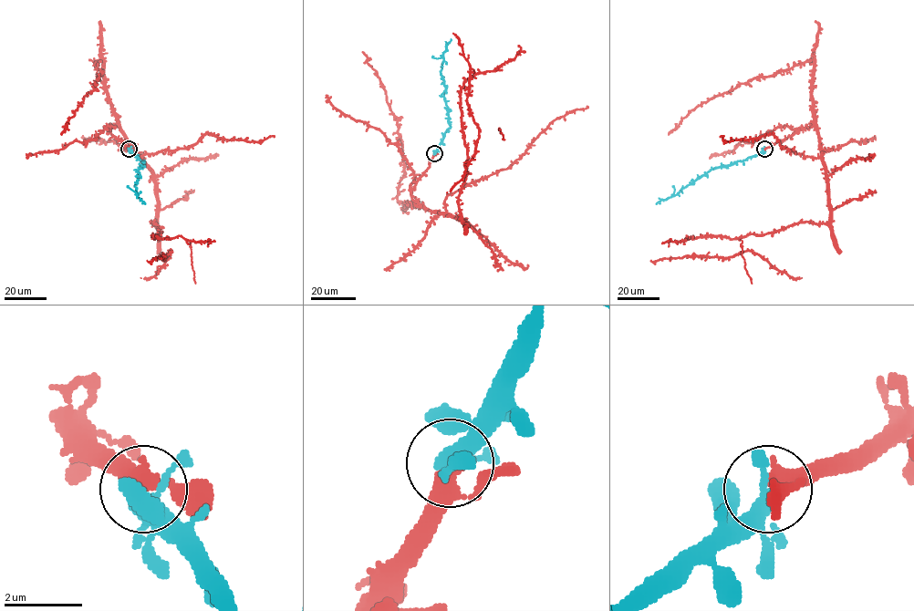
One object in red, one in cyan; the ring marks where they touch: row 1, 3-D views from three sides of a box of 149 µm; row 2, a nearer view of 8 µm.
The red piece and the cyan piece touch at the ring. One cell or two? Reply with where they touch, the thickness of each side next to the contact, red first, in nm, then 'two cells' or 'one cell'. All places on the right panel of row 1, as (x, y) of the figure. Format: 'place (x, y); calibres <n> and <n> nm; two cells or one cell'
place (764, 149); calibres 320 and 280 nm; one cell

